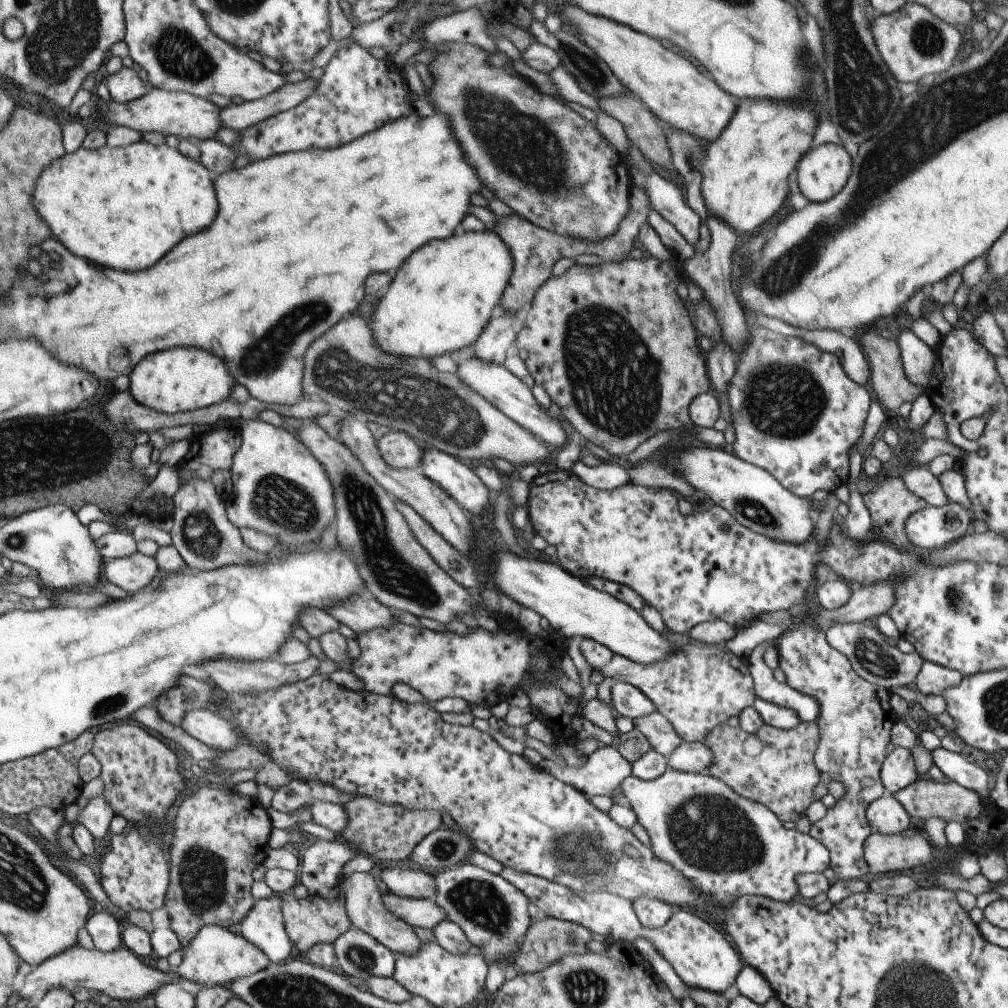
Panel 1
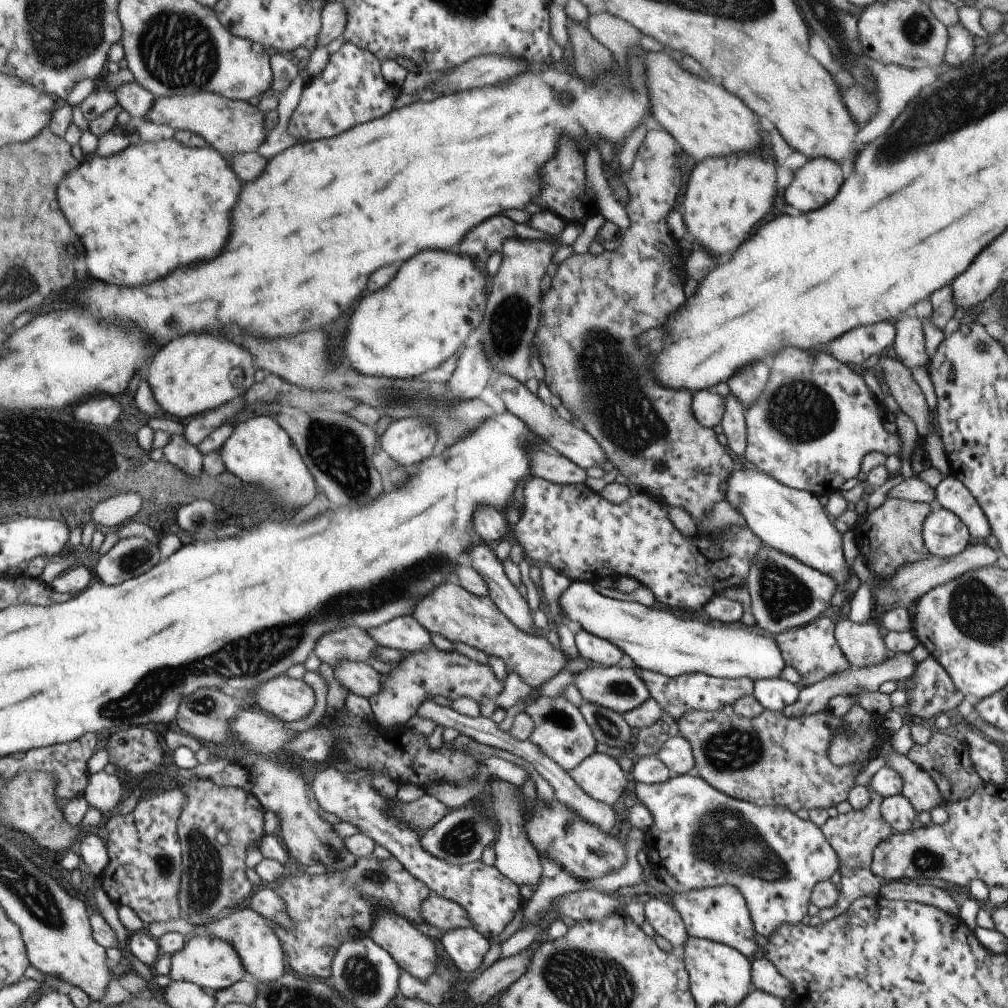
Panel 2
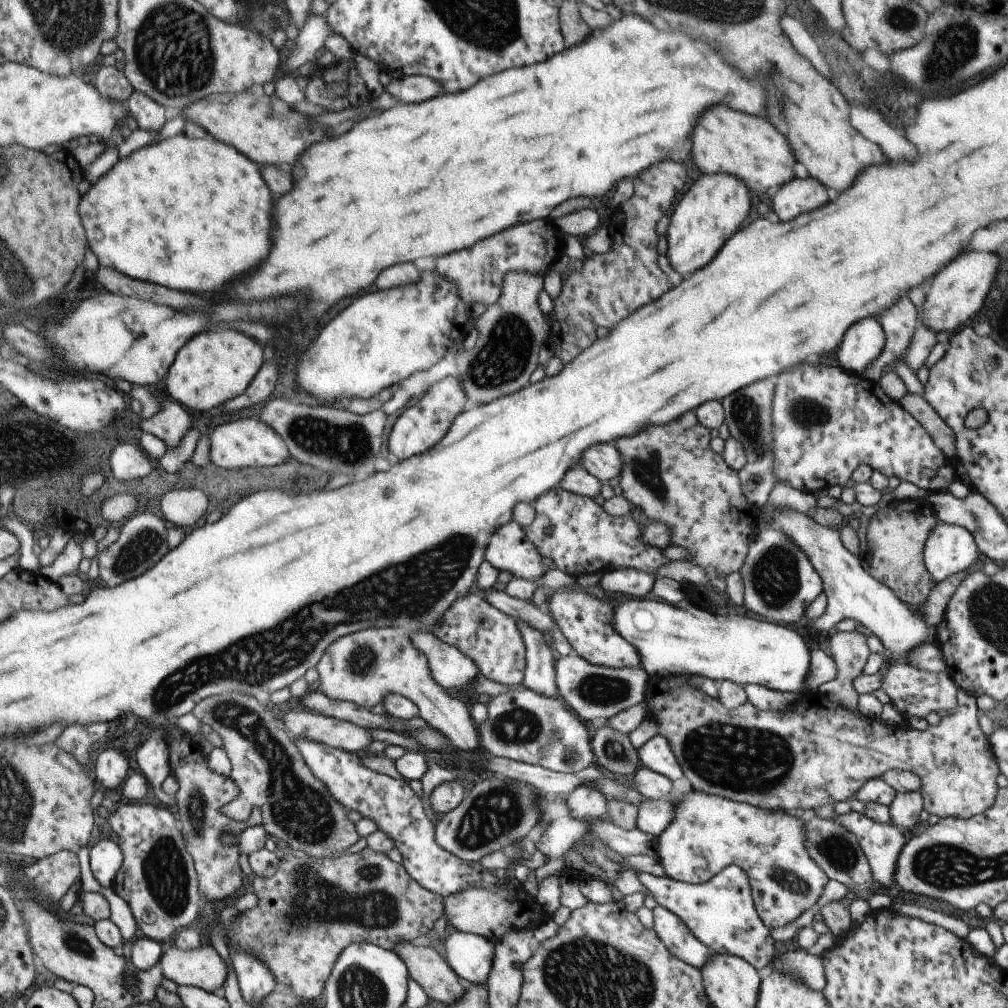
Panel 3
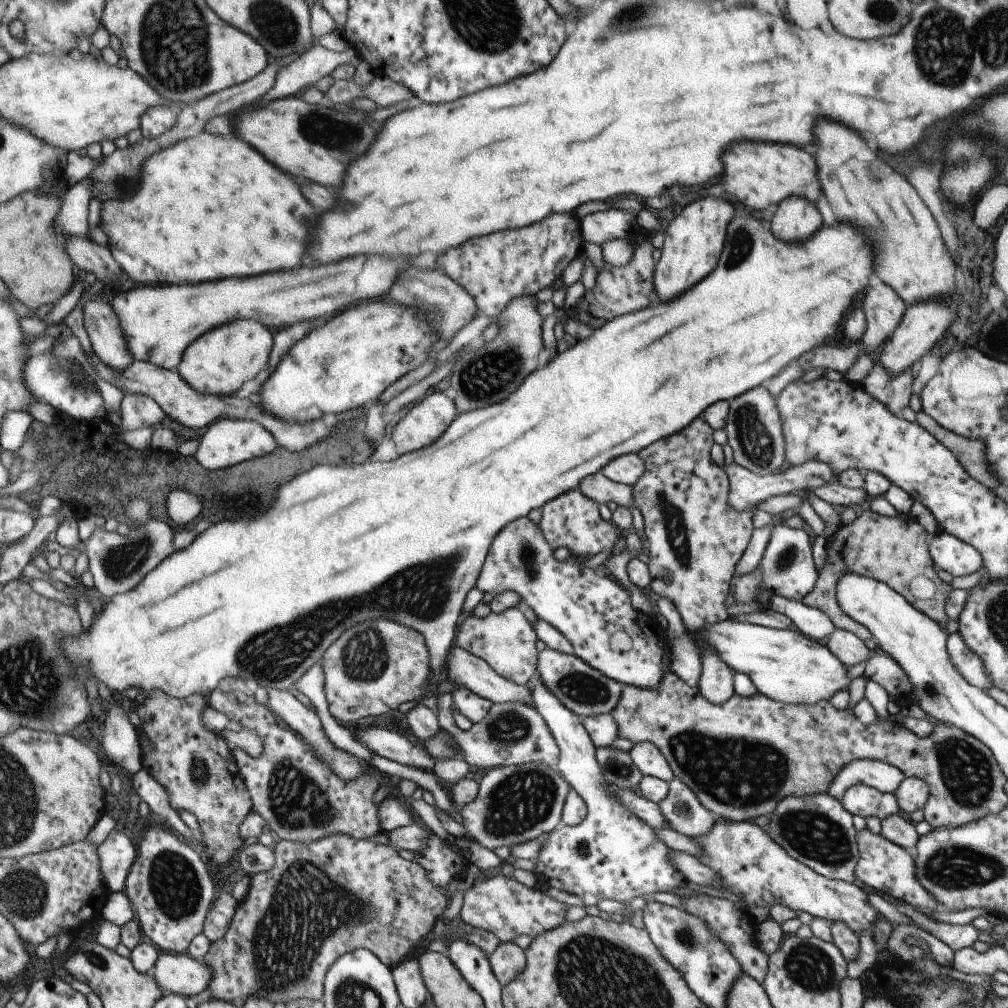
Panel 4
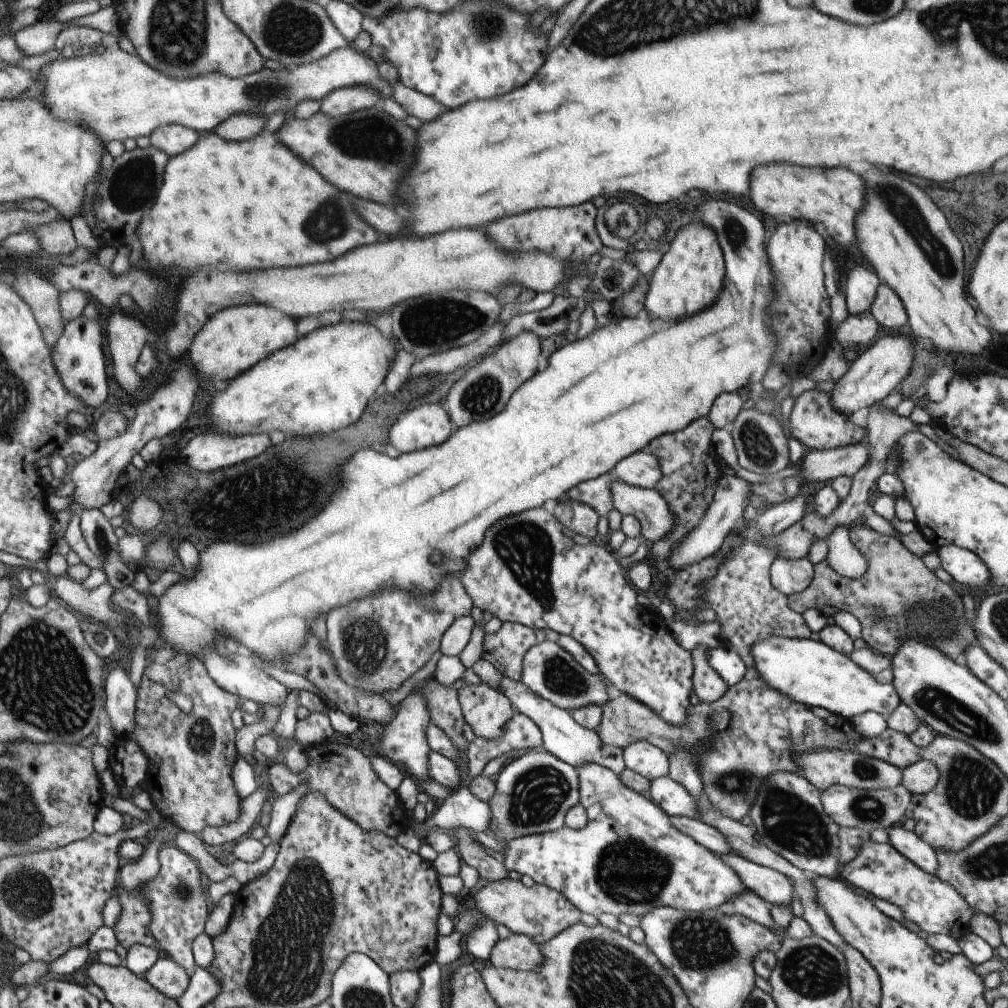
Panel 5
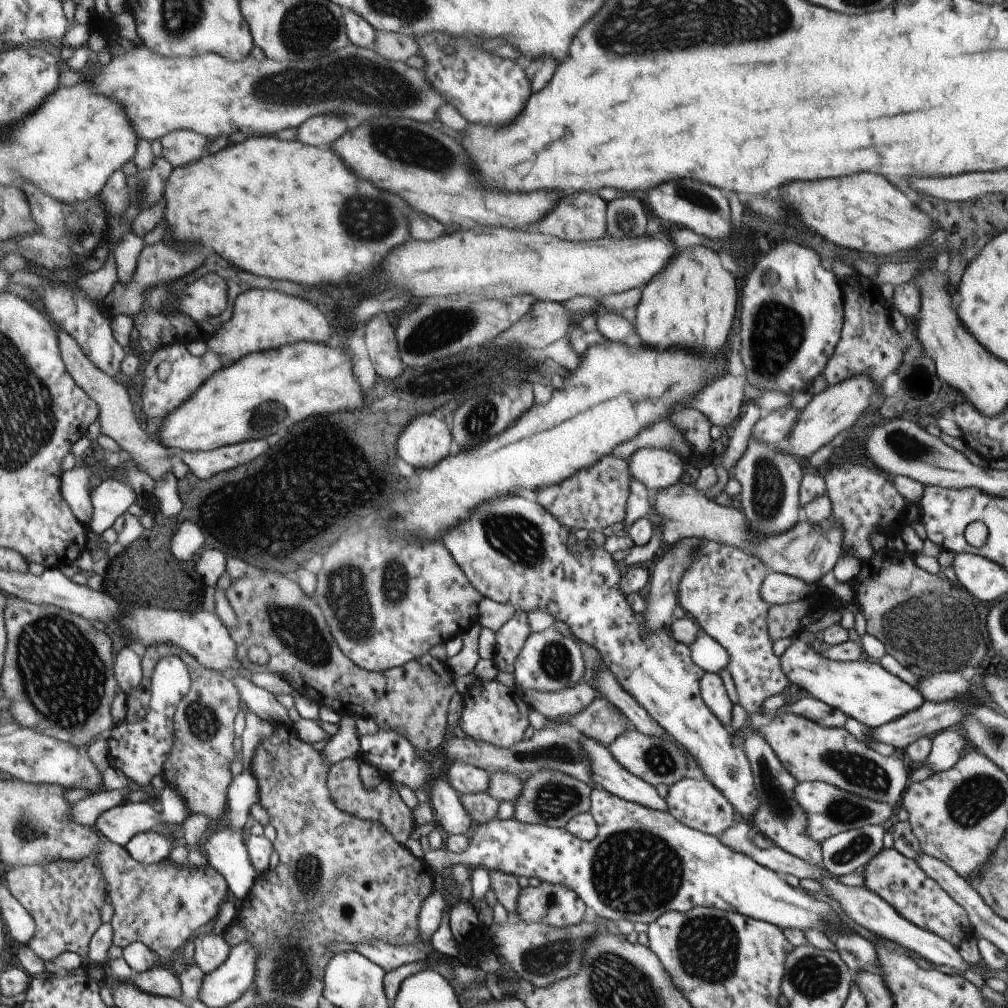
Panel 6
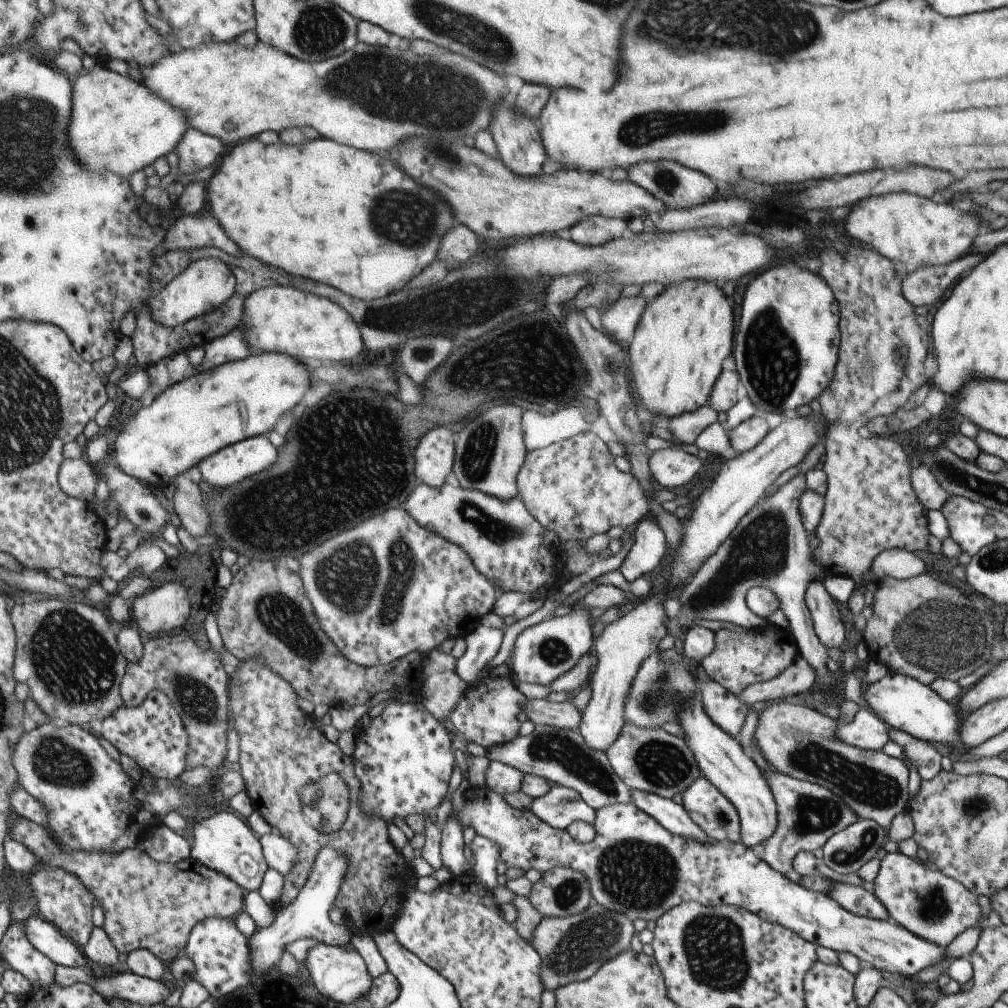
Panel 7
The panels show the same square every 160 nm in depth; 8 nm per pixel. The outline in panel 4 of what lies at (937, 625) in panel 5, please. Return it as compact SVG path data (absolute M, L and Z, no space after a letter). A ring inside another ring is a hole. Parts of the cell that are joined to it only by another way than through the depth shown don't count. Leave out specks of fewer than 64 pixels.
M862 506L858 509L855 520L837 527L836 530L834 537L825 542L826 558L821 572L817 573L818 579L801 600L805 606L818 608L833 623L835 629L851 631L862 641L869 639L871 633L863 625L851 620L839 608L835 598L837 577L849 571L885 583L913 605L917 612L925 613L925 616L944 627L949 620L944 612L944 602L953 588L937 577L928 553L929 535L913 516L909 513L898 513L896 517L886 517ZM917 580L929 580L929 584L933 584L931 598L918 599L913 596L913 584L917 584Z

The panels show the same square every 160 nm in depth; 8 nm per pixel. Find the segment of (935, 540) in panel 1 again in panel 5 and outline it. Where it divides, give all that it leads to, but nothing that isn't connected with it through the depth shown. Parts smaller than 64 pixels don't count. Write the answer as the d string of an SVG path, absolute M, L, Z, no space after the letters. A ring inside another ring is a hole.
M948 544L935 549L940 560L940 568L949 573L955 582L981 590L990 586L988 568L970 550Z

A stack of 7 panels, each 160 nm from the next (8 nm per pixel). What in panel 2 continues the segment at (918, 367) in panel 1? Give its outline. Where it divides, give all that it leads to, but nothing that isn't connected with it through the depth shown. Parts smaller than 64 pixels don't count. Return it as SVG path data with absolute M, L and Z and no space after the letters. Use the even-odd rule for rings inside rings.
M911 312L899 316L893 322L896 333L889 352L909 370L917 366L927 367L921 323Z

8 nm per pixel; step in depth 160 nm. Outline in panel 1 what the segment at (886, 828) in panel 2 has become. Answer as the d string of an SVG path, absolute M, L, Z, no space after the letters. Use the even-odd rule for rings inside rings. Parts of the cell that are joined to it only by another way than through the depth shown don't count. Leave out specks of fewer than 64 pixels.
M810 622L785 630L775 640L775 649L778 652L778 667L785 676L785 683L798 693L811 697L818 704L818 713L814 720L818 728L818 743L812 756L815 768L820 774L827 774L831 780L844 786L844 793L826 808L825 815L810 824L808 835L828 850L828 867L833 870L837 880L865 879L868 866L862 855L862 846L871 834L865 818L865 809L872 800L887 793L880 781L880 766L886 755L885 746L890 742L891 725L896 720L896 714L888 703L890 692L857 676L847 658L827 644L824 631L811 626Z

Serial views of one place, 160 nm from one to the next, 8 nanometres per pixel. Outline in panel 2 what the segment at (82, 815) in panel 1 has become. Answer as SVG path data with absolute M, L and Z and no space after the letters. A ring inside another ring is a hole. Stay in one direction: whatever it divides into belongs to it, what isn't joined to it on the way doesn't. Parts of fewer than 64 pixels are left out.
M101 771L90 777L88 787L83 795L90 806L97 809L105 818L116 812L125 794L123 788L124 784L115 772L107 774L107 772Z

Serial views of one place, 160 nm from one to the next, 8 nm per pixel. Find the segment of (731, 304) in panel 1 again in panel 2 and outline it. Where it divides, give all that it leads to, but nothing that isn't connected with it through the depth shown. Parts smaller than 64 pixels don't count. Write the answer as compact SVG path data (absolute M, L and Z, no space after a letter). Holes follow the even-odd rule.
M757 360L753 364L749 364L749 368L741 368L741 372L733 374L727 380L727 386L729 386L731 394L735 394L741 401L744 410L757 398L763 386L765 386L767 374L769 372L767 372L765 362Z

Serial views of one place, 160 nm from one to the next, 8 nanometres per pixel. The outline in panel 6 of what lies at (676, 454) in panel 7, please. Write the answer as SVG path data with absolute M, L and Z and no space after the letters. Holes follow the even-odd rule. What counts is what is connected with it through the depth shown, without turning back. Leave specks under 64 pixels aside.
M641 447L631 454L626 468L633 480L655 492L679 483L684 465L672 451Z

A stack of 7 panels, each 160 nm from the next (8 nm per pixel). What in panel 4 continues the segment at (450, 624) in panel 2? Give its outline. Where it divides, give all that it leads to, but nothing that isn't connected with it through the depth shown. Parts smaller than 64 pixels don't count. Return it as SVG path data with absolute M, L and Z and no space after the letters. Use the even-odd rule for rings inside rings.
M517 607L500 613L491 612L483 618L475 617L471 612L462 617L454 632L455 645L484 660L495 674L516 685L524 685L536 671L536 639L532 626Z

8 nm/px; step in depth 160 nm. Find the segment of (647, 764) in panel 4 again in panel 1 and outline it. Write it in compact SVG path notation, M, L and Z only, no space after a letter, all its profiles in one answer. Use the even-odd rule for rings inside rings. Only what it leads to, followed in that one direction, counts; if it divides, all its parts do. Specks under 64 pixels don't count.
M681 743L667 758L667 766L686 773L701 773L707 770L713 753L703 743Z

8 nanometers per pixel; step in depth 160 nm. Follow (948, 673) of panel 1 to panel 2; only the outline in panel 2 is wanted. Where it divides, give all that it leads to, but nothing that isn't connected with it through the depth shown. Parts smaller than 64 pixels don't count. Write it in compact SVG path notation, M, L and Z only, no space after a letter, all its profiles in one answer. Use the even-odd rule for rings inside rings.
M931 655L918 662L909 677L914 680L914 687L907 689L900 683L899 690L911 700L910 716L931 718L941 713L950 715L964 697Z

